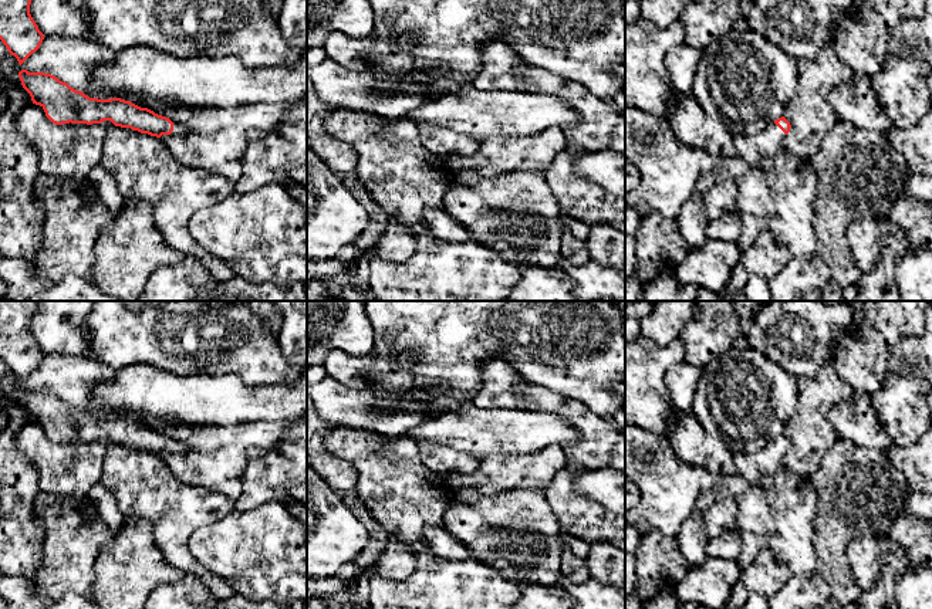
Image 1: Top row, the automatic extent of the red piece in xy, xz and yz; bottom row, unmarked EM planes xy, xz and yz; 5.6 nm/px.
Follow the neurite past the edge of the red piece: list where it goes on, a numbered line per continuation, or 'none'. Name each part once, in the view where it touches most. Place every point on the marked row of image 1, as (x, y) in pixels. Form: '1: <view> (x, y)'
1: xy (178, 128)

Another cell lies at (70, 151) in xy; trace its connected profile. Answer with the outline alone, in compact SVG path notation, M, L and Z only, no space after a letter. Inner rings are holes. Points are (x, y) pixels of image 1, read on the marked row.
M36 104L18 112L16 126L37 150L41 175L77 180L87 179L90 170L101 163L109 132L102 122L55 125Z

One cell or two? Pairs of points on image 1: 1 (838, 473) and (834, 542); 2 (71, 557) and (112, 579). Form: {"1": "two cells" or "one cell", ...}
{"1": "one cell", "2": "two cells"}

